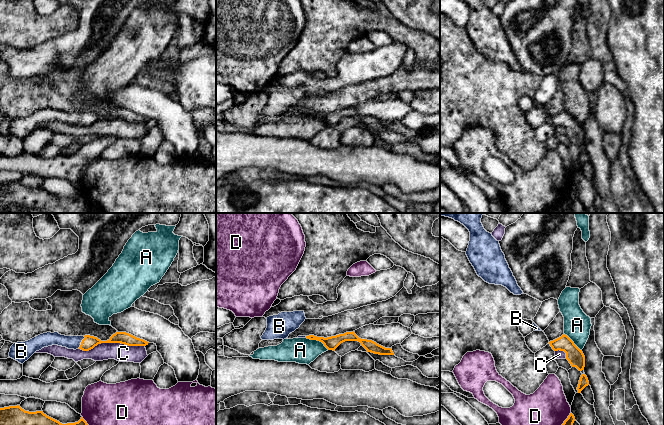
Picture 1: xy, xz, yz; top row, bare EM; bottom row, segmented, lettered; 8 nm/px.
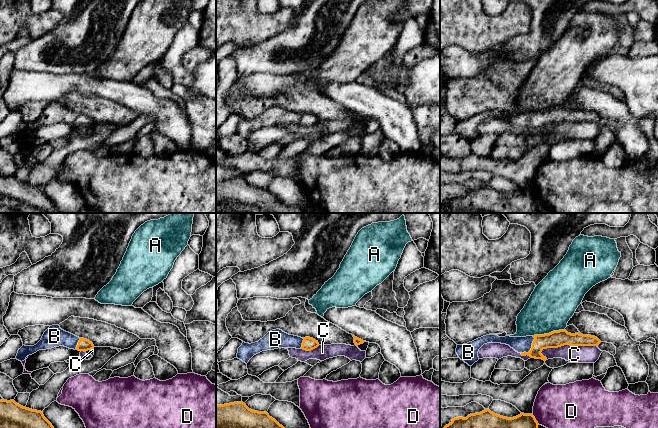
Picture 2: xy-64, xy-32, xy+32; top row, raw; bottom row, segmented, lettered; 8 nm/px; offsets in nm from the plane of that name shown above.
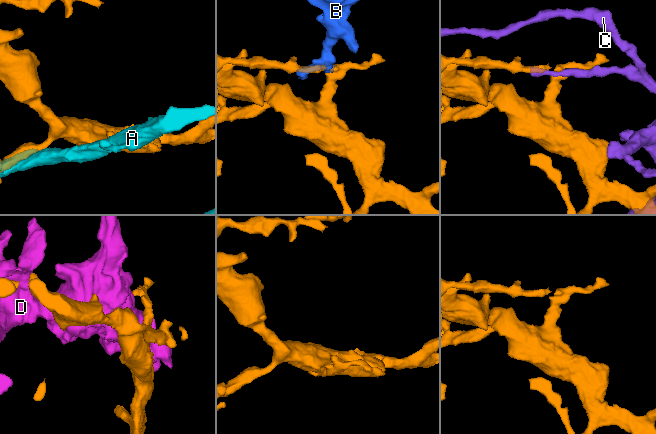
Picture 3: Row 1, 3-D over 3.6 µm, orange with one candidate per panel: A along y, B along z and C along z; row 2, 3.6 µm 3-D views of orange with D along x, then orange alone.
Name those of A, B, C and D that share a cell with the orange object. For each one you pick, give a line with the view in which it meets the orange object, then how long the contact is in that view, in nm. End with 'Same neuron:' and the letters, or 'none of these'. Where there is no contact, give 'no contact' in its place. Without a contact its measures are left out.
B: contact in xy; length 120 nm
Same neuron: B

